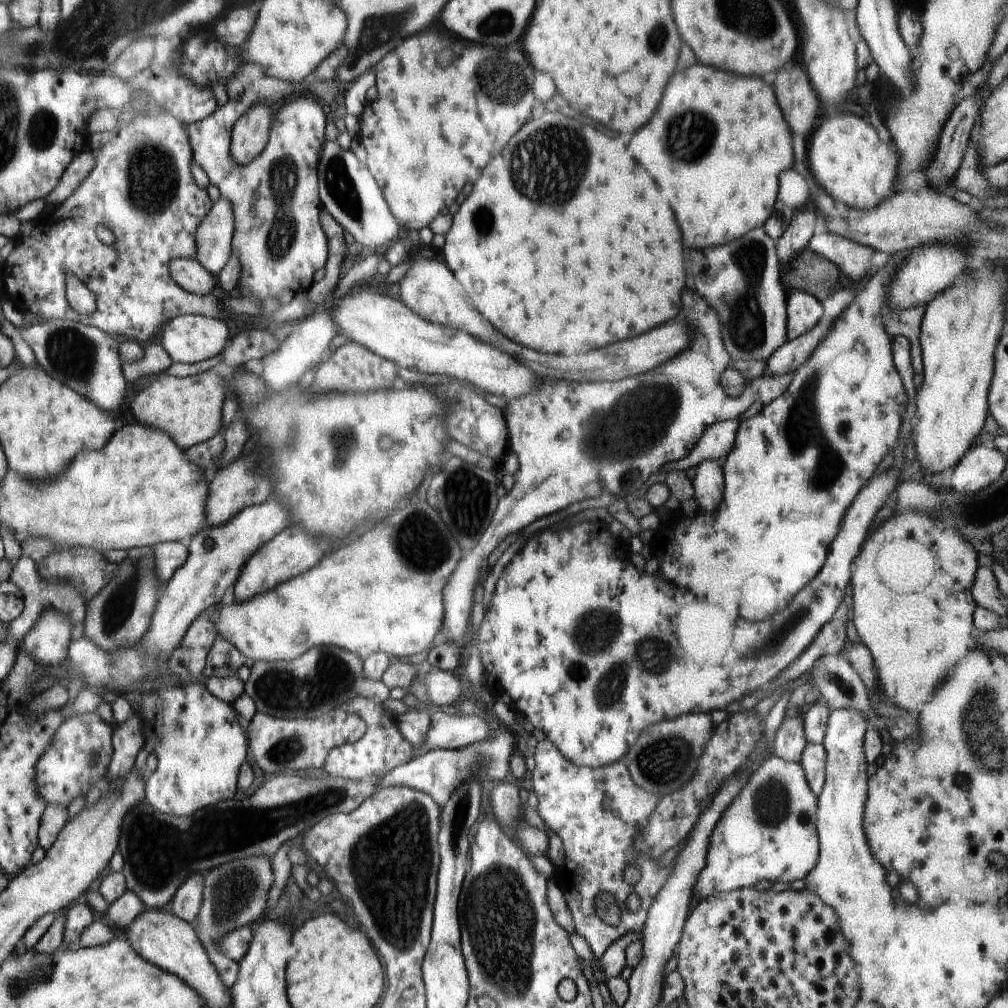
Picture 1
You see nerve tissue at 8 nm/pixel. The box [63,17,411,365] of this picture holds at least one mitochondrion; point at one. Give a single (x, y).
(154, 182)

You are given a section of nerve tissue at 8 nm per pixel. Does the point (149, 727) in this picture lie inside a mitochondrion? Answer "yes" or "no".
no

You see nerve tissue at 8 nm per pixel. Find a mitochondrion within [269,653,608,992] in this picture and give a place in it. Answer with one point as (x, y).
(391, 862)

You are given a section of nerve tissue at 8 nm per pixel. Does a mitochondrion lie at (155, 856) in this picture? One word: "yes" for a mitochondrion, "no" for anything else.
yes

